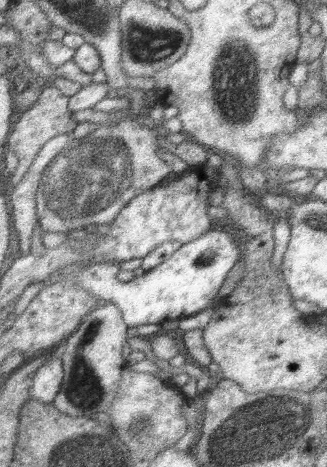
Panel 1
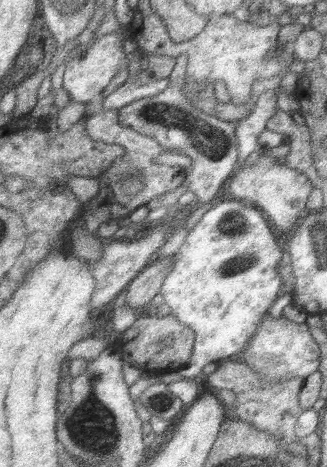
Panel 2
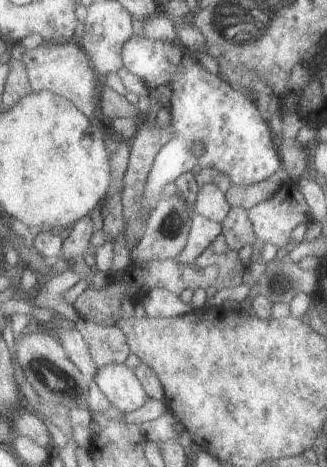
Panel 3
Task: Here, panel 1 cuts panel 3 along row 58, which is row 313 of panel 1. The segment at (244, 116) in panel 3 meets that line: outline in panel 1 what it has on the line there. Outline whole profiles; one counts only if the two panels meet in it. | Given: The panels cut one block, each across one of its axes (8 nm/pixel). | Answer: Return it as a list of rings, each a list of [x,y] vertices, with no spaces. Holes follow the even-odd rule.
[[[209,230],[209,234],[183,244],[183,248],[179,252],[175,252],[167,262],[163,262],[161,266],[145,272],[143,276],[131,280],[131,282],[121,282],[119,280],[119,270],[117,270],[117,262],[105,262],[105,264],[89,264],[81,274],[69,276],[67,280],[75,280],[81,288],[91,290],[93,294],[97,294],[101,300],[111,300],[117,308],[121,308],[125,312],[125,320],[131,328],[143,326],[143,324],[163,324],[167,320],[183,320],[187,316],[195,316],[203,310],[207,310],[207,306],[213,302],[213,298],[219,298],[219,290],[225,284],[229,272],[233,270],[233,266],[237,262],[241,262],[245,258],[245,250],[241,250],[239,242],[227,232],[227,230]]]

